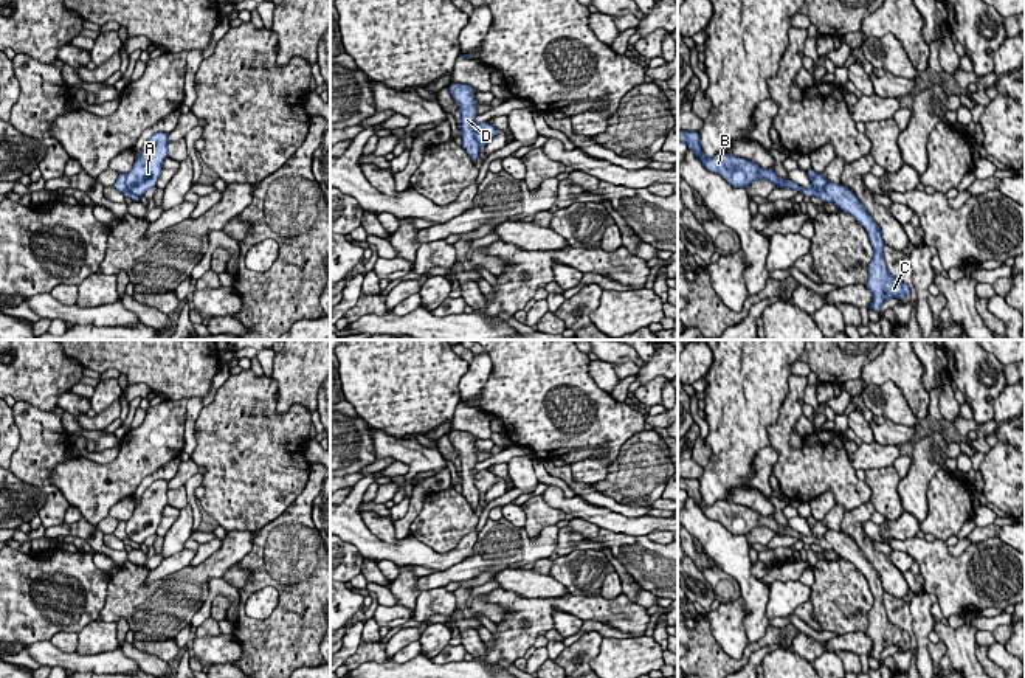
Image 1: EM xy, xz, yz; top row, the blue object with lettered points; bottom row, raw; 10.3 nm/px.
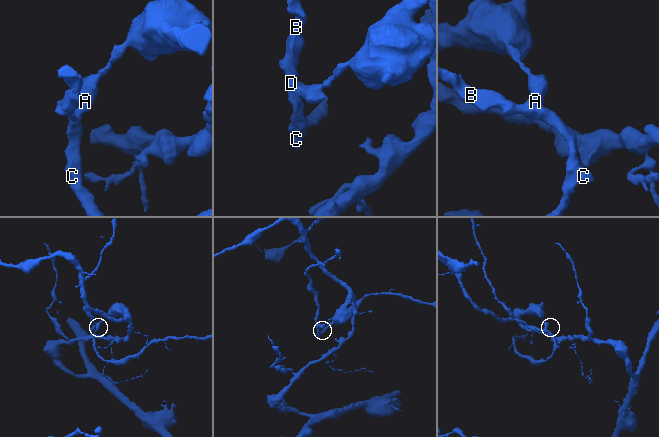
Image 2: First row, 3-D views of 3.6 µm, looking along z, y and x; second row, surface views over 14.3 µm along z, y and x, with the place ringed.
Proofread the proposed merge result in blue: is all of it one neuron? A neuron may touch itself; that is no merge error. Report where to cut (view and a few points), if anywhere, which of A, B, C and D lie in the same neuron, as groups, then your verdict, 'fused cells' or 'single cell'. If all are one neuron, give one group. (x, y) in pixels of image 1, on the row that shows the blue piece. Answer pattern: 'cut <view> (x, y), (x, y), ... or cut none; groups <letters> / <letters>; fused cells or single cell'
cut xy (126, 174), (126, 188), (138, 196); groups A / B C D; fused cells

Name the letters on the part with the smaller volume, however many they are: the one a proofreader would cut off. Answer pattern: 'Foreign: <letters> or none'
Foreign: B, C, D

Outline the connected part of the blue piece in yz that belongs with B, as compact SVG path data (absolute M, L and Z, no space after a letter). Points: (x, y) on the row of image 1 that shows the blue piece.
M678 129L678 141L687 144L699 158L702 166L721 175L733 188L747 188L755 180L769 180L775 188L797 189L806 197L819 197L822 202L833 202L840 211L851 214L868 233L873 259L868 264L867 289L871 293L868 310L879 313L882 303L889 298L909 298L910 289L906 282L893 276L884 259L884 240L881 228L873 217L865 211L859 199L844 185L828 182L820 191L802 188L792 180L782 180L774 169L763 169L751 160L718 152L713 158L707 158L701 149L699 132L685 132Z

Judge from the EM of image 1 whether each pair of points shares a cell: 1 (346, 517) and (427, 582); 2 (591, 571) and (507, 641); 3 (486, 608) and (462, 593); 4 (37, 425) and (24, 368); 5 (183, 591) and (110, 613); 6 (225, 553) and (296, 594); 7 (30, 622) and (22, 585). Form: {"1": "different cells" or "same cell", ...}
{"1": "different cells", "2": "different cells", "3": "same cell", "4": "different cells", "5": "same cell", "6": "different cells", "7": "same cell"}

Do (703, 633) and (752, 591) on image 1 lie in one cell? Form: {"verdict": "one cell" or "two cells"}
{"verdict": "two cells"}

